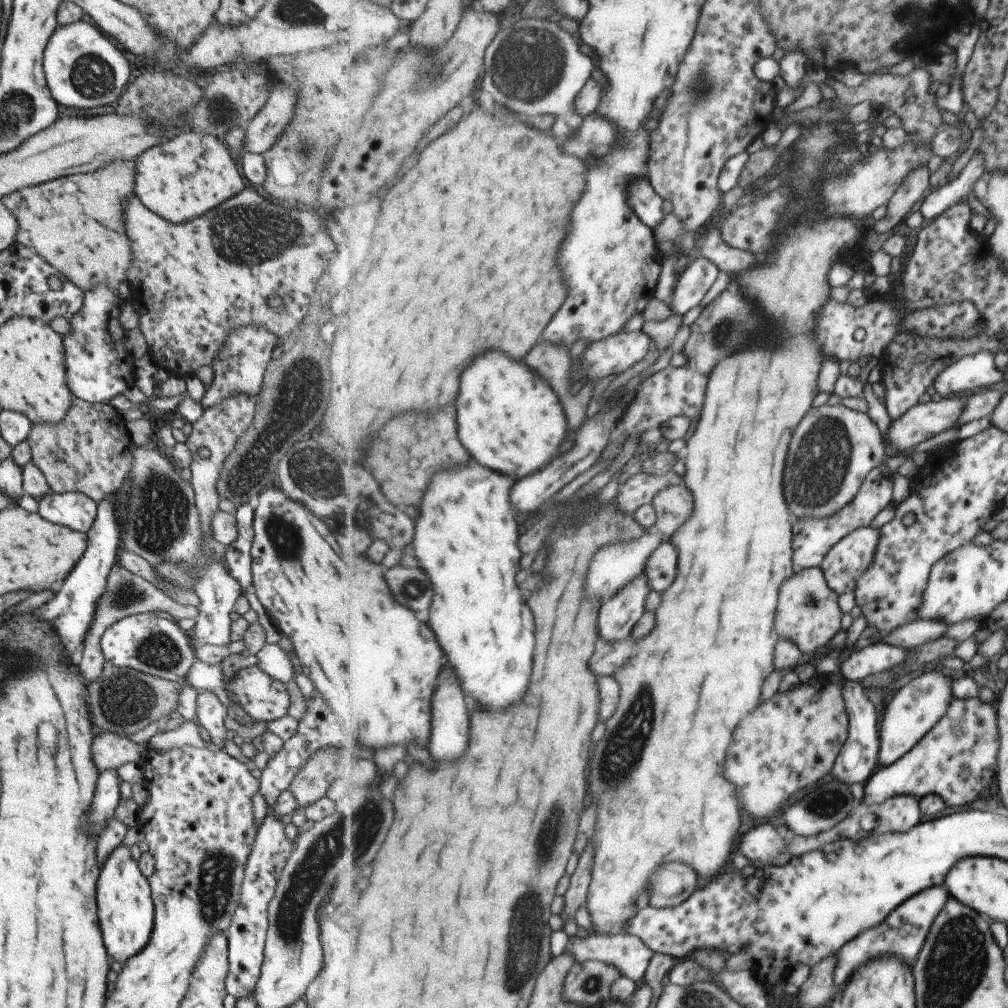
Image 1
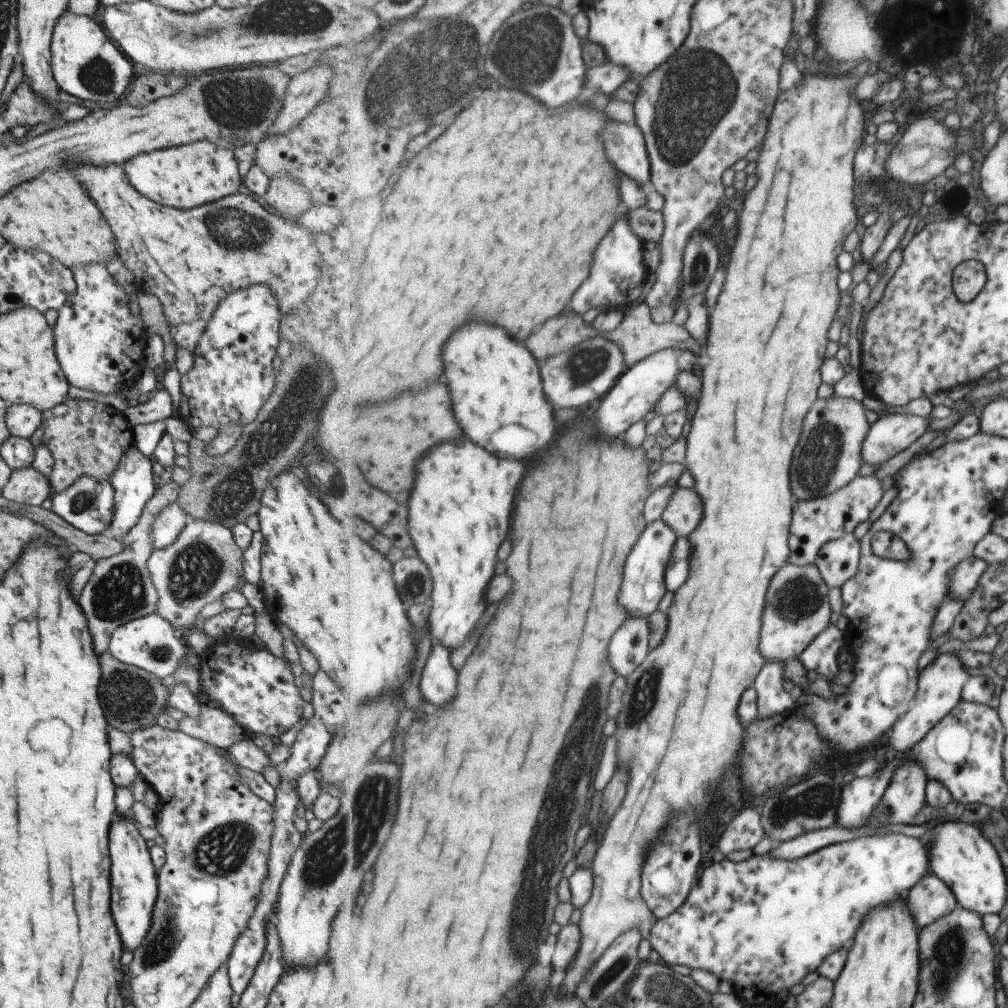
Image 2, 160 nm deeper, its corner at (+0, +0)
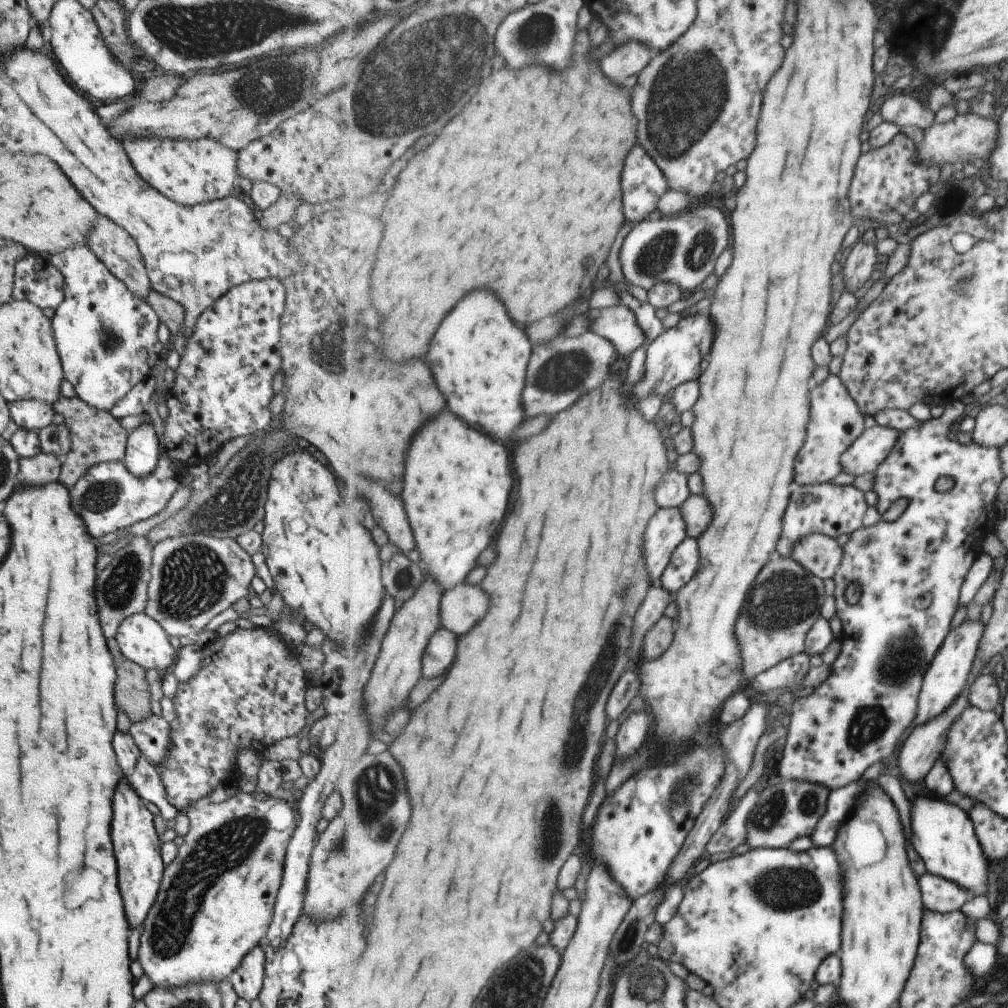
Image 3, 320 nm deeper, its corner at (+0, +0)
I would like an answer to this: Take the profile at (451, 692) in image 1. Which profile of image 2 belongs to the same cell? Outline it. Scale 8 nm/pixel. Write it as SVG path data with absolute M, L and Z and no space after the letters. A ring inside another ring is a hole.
M433 644L431 656L423 668L419 689L435 706L447 706L457 692L457 670L451 664L451 650L443 644Z

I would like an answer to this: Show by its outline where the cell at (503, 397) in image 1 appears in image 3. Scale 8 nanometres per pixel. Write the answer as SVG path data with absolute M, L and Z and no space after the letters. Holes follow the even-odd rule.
M489 290L471 292L433 338L433 348L423 360L433 368L437 386L449 396L449 408L463 416L469 424L479 426L495 440L509 440L509 434L525 420L523 388L527 380L527 366L533 354L532 340L526 328L517 326L505 304Z

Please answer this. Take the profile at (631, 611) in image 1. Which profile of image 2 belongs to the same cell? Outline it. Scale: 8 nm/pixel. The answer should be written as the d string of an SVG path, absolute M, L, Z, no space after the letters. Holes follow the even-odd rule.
M660 519L649 523L640 537L637 548L633 548L629 556L629 564L625 568L625 584L621 588L619 602L629 612L631 618L649 618L658 611L661 600L667 594L665 574L668 571L669 560L672 560L673 548L676 548L678 540L677 532L669 524Z

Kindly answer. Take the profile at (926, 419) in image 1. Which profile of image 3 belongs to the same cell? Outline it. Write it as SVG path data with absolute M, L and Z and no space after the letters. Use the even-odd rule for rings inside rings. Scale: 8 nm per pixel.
M875 425L868 428L847 451L844 452L844 472L855 476L875 473L891 454L897 439L903 432L891 427Z

